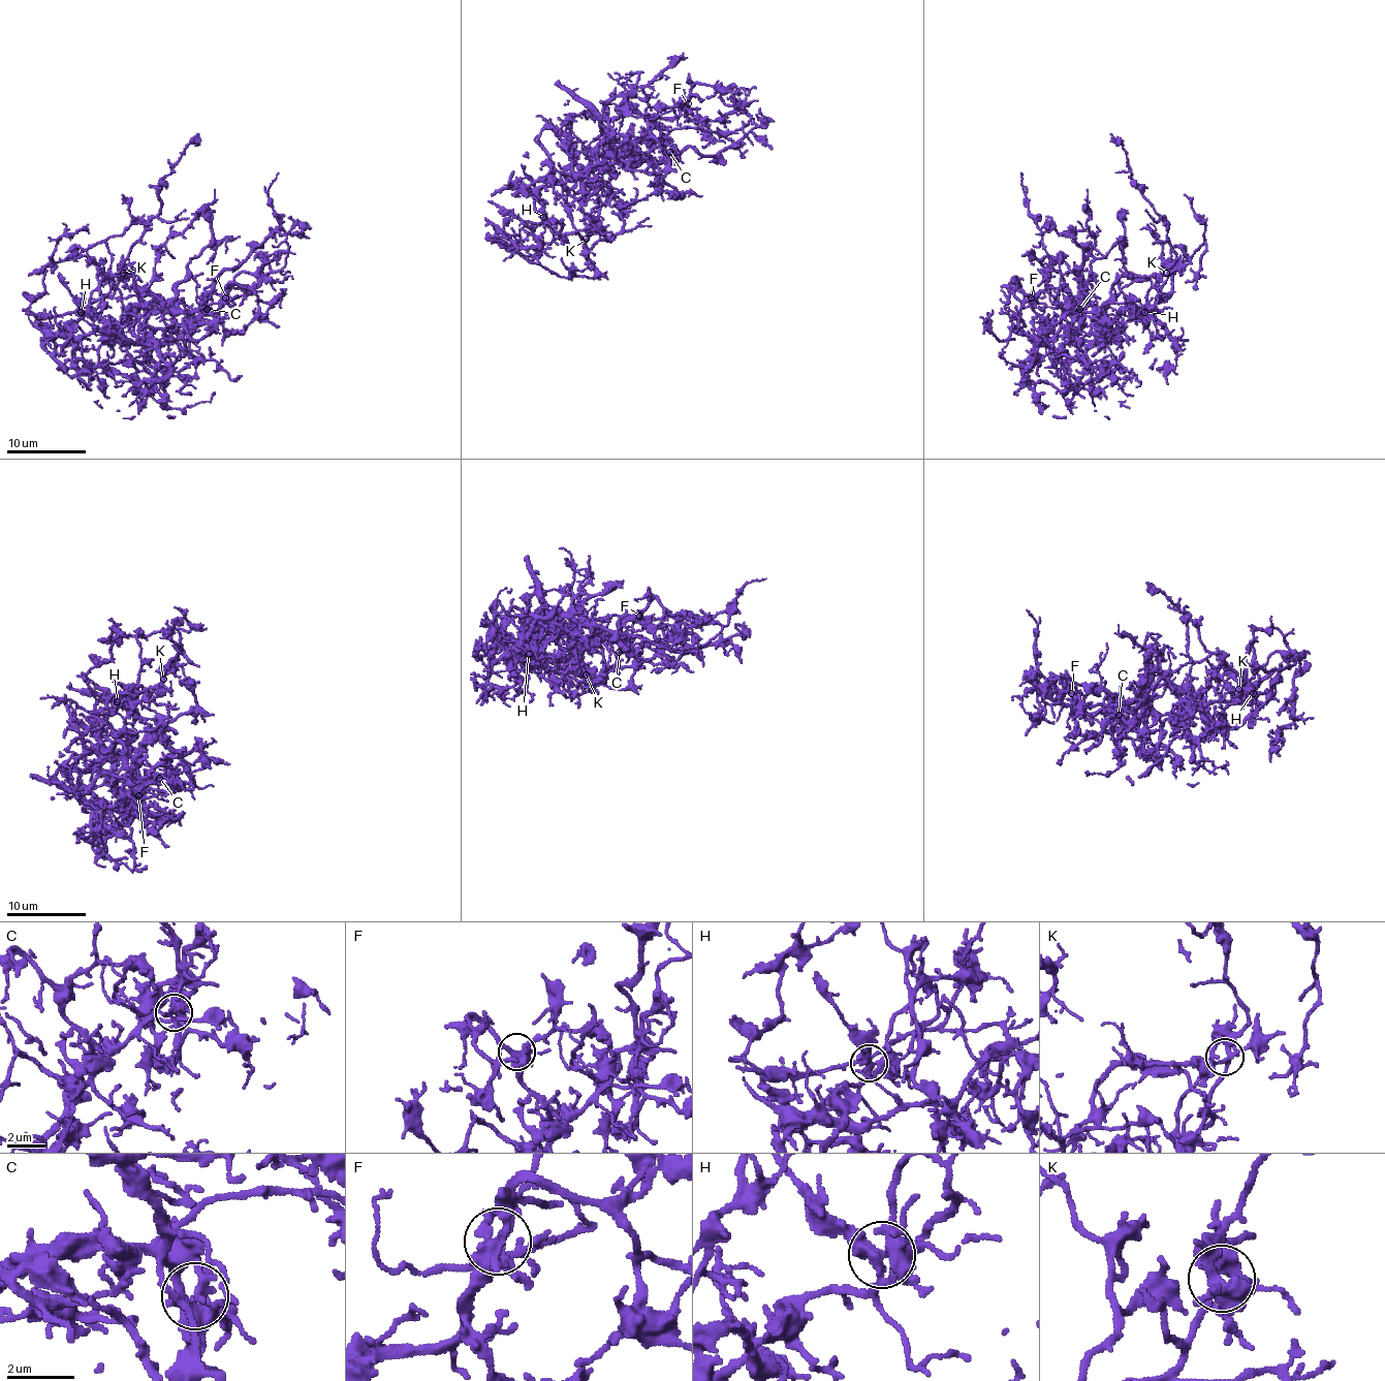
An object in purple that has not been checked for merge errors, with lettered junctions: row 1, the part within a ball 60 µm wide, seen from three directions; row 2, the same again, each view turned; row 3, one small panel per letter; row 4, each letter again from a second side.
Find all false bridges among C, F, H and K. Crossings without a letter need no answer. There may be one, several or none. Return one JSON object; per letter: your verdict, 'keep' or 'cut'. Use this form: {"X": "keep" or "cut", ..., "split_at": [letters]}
{"C": "cut", "F": "keep", "H": "cut", "K": "keep", "split_at": ["C", "H"]}

